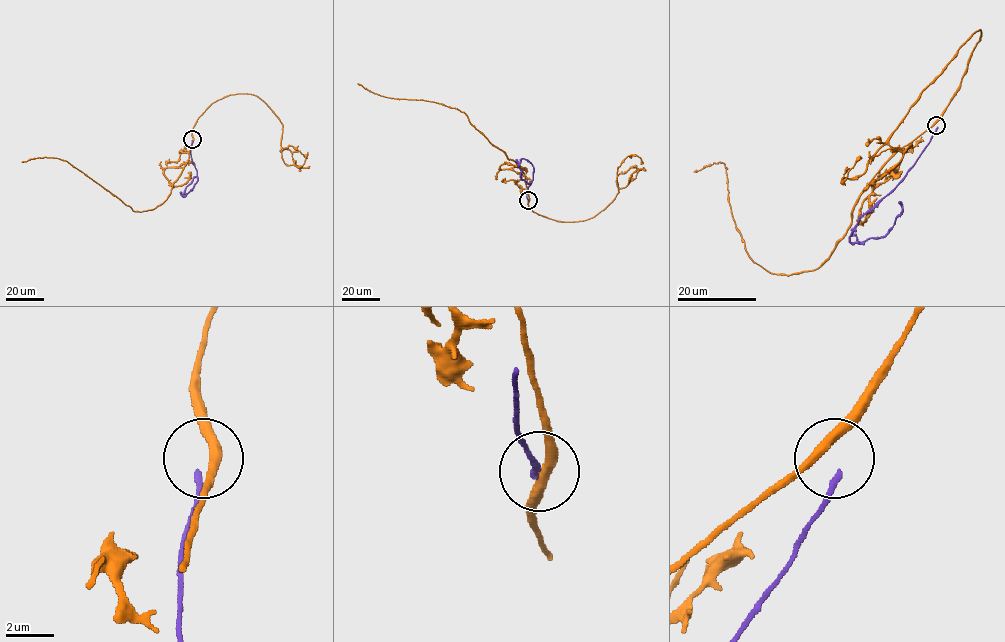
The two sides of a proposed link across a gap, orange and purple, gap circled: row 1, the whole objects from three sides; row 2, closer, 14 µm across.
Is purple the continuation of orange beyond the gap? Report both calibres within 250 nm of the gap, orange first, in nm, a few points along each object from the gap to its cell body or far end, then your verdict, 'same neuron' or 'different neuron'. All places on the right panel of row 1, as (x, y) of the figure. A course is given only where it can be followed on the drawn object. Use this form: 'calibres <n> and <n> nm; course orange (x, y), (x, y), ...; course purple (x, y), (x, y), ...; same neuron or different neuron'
calibres 400 and 260 nm; course orange (936, 123), (876, 174), (816, 268), (792, 274), (768, 272), (746, 252), (725, 164), (693, 172); course purple (937, 127), (907, 175), (867, 211), (850, 236), (851, 242), (882, 238), (902, 210), (899, 201); different neuron

